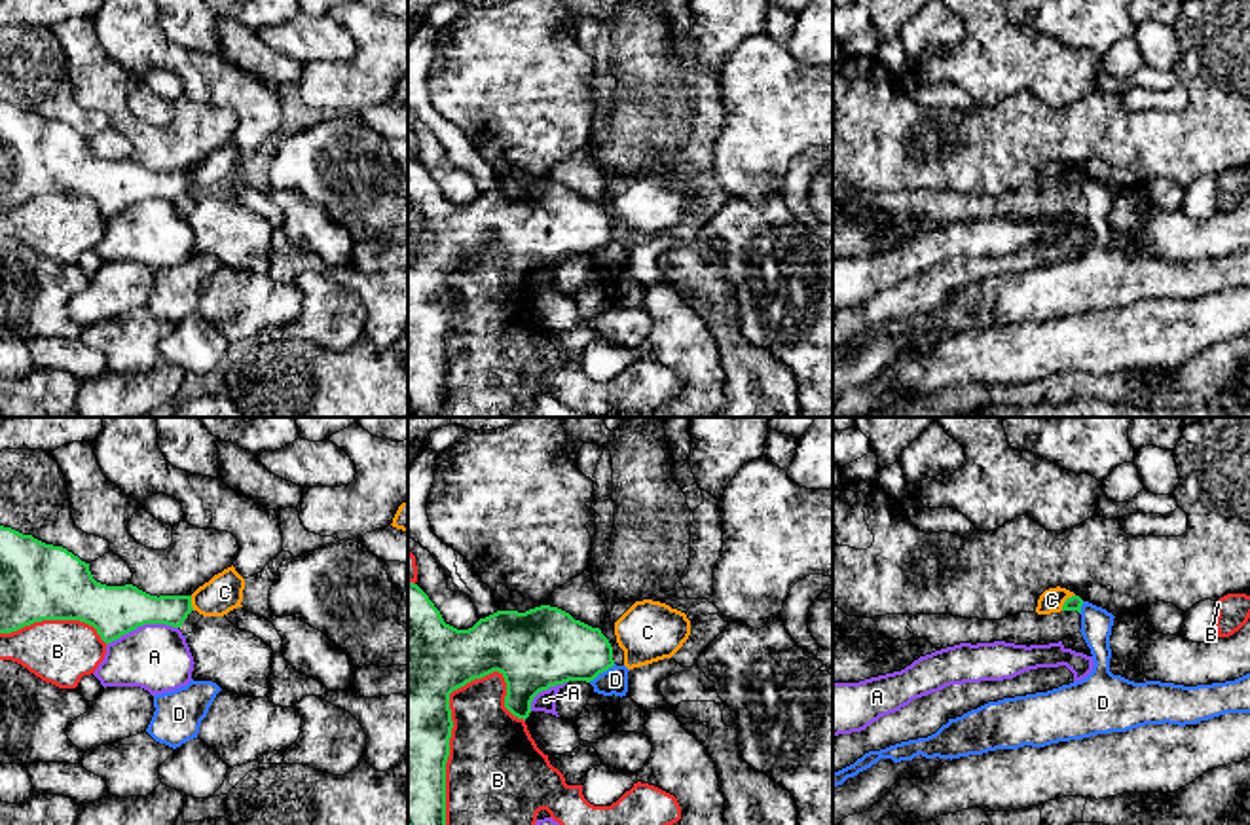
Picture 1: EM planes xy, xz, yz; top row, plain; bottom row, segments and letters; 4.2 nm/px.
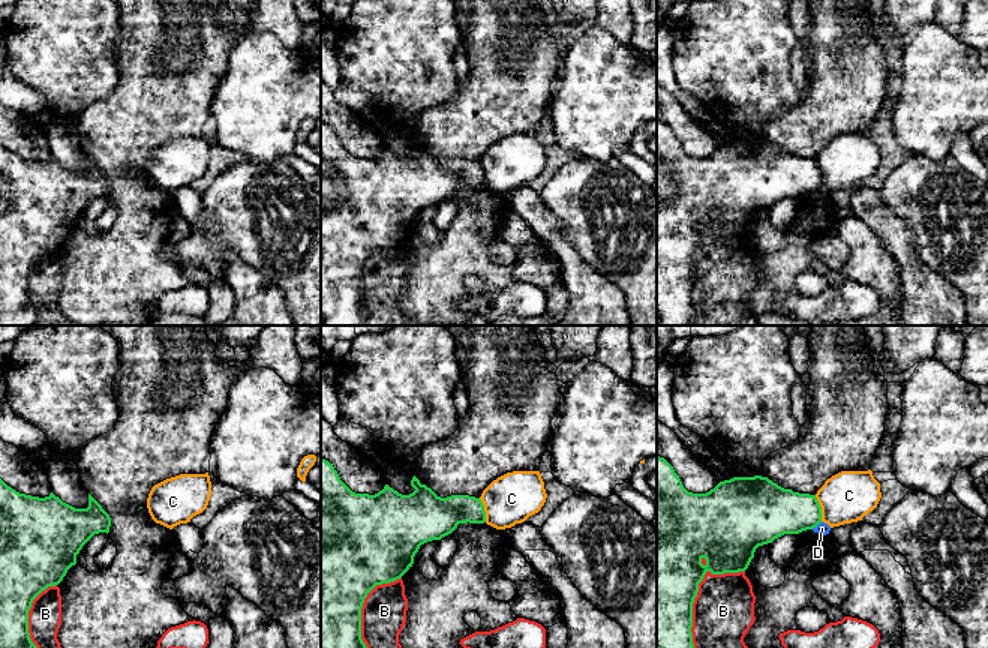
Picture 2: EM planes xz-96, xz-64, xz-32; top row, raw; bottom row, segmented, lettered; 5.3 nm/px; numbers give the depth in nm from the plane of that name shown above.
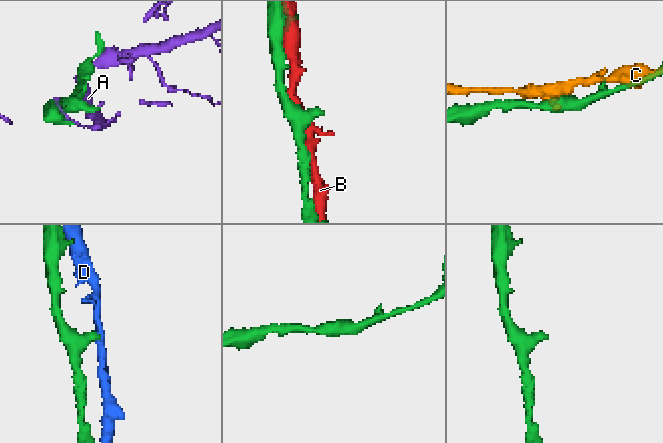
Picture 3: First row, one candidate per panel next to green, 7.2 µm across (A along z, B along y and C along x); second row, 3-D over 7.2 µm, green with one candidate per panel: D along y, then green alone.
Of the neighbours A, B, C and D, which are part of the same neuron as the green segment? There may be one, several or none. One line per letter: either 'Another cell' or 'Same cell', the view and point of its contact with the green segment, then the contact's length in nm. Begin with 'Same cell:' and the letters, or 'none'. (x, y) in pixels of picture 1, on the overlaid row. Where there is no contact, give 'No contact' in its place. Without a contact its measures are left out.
Same cell: none
A: Another cell. Touches green at xy (141, 624). Shared border 320 nm
B: Another cell. Touches green at xz (450, 736). Shared border 700 nm
C: Another cell. Touches green at yz (1065, 602). Shared border 90 nm
D: Another cell. Touches green at xz (602, 672). Shared border 140 nm

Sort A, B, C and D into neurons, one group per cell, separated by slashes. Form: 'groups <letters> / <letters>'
groups A / B / C / D

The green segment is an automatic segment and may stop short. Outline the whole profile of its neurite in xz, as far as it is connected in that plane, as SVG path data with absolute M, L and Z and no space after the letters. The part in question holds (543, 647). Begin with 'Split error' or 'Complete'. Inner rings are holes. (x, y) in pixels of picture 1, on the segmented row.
Complete. M408 582L408 825L446 825L453 690L499 671L506 683L505 707L525 721L539 692L569 681L590 683L613 666L613 647L601 630L558 607L497 611L469 630L457 630L444 622L417 584Z

